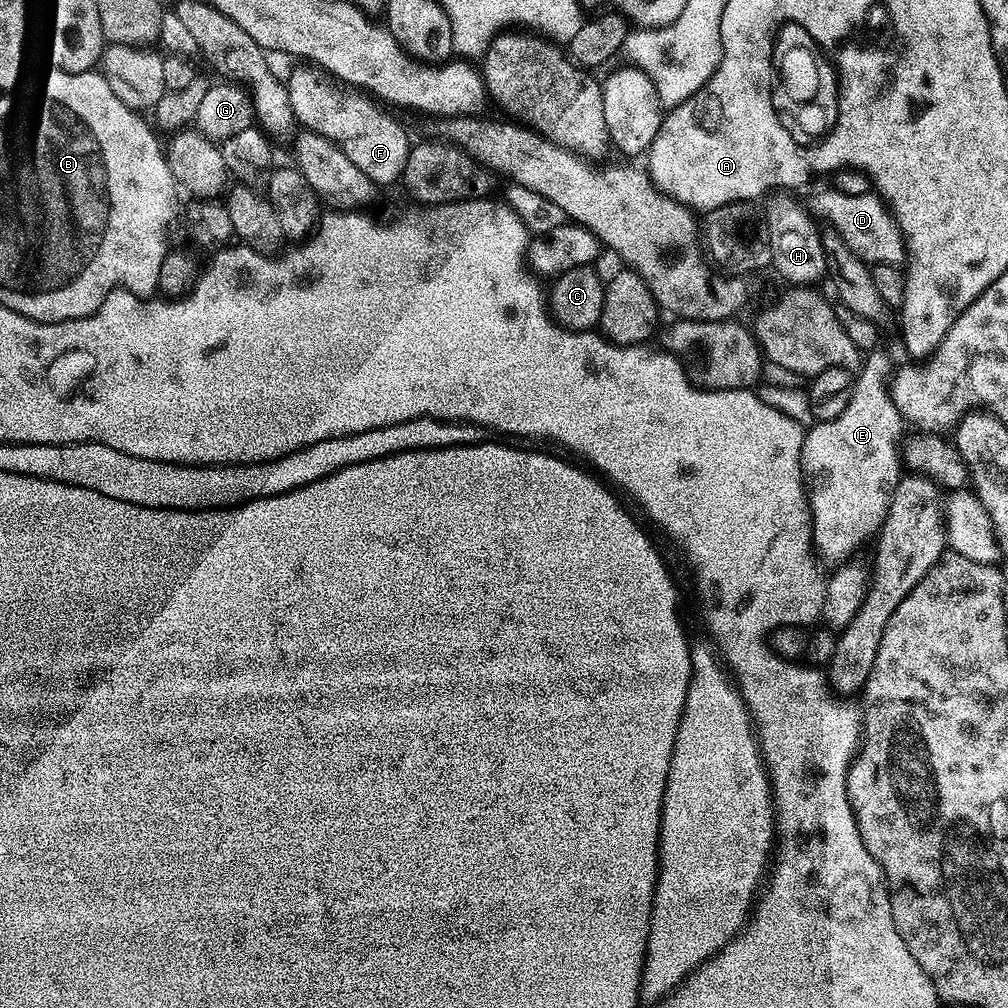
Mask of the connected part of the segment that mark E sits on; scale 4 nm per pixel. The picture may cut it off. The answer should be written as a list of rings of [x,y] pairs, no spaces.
[[[882,348],[872,349],[861,361],[853,379],[850,402],[838,418],[817,421],[805,431],[800,451],[800,465],[804,471],[804,486],[808,489],[808,509],[812,512],[812,543],[825,561],[845,561],[856,545],[863,542],[872,526],[884,523],[890,498],[902,475],[901,444],[906,429],[899,410],[890,394],[890,375],[893,373],[889,356]]]

